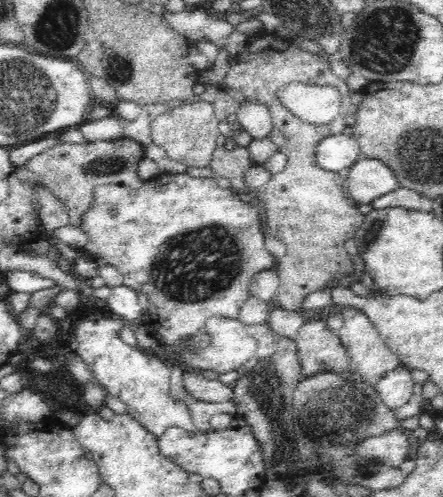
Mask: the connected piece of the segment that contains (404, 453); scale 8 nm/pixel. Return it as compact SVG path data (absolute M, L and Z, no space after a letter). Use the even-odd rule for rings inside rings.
M398 426L396 430L380 434L378 438L366 438L352 454L360 454L362 458L380 458L386 464L400 468L408 458L412 458L414 452L414 444L410 444L408 436L408 430Z

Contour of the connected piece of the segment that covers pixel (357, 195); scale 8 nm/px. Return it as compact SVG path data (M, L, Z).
M364 158L350 168L346 186L352 202L356 202L358 206L370 206L374 200L398 190L400 182L396 178L396 172L388 164L376 158Z

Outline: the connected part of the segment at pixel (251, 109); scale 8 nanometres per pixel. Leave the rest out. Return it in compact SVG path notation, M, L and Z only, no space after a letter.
M244 102L236 114L238 114L240 128L246 130L252 136L252 140L264 138L274 130L274 120L268 112L268 106L264 106L264 104Z

